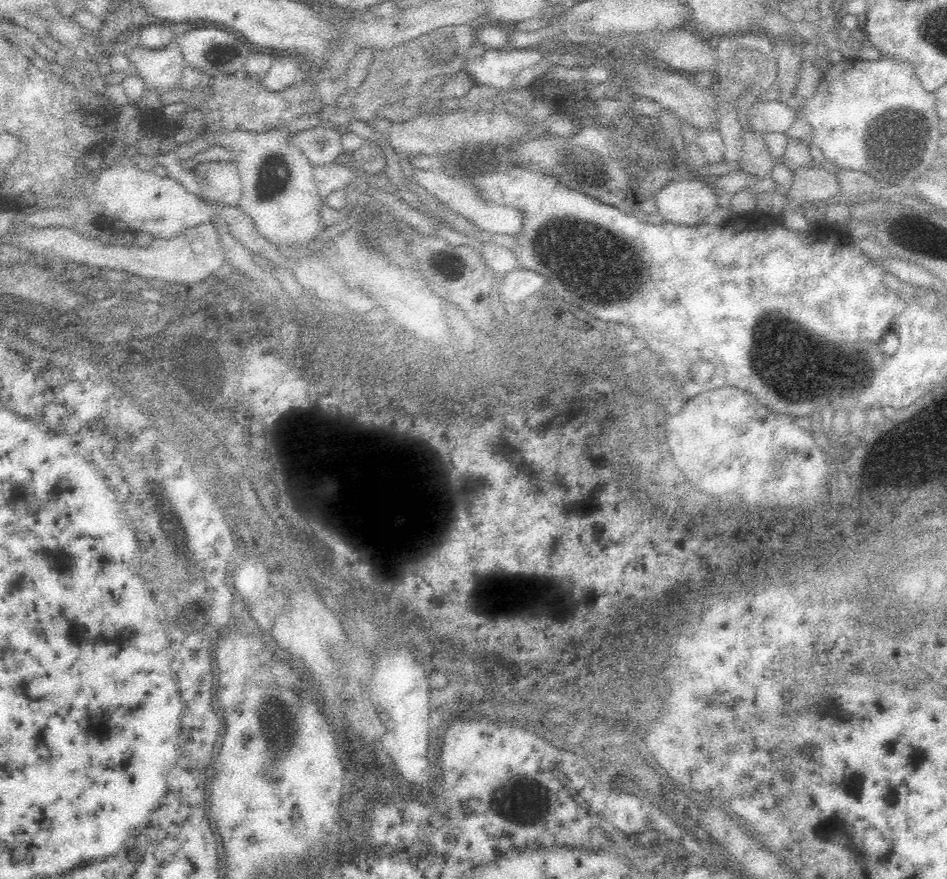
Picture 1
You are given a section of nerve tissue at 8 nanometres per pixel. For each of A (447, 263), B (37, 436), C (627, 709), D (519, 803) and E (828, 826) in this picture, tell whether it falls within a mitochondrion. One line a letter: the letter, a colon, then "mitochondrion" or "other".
A: other
B: other
C: other
D: mitochondrion
E: other

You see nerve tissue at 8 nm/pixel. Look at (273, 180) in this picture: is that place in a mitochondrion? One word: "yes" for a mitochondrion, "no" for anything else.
yes

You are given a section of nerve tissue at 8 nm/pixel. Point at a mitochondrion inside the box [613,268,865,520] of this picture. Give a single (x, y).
(773, 335)

